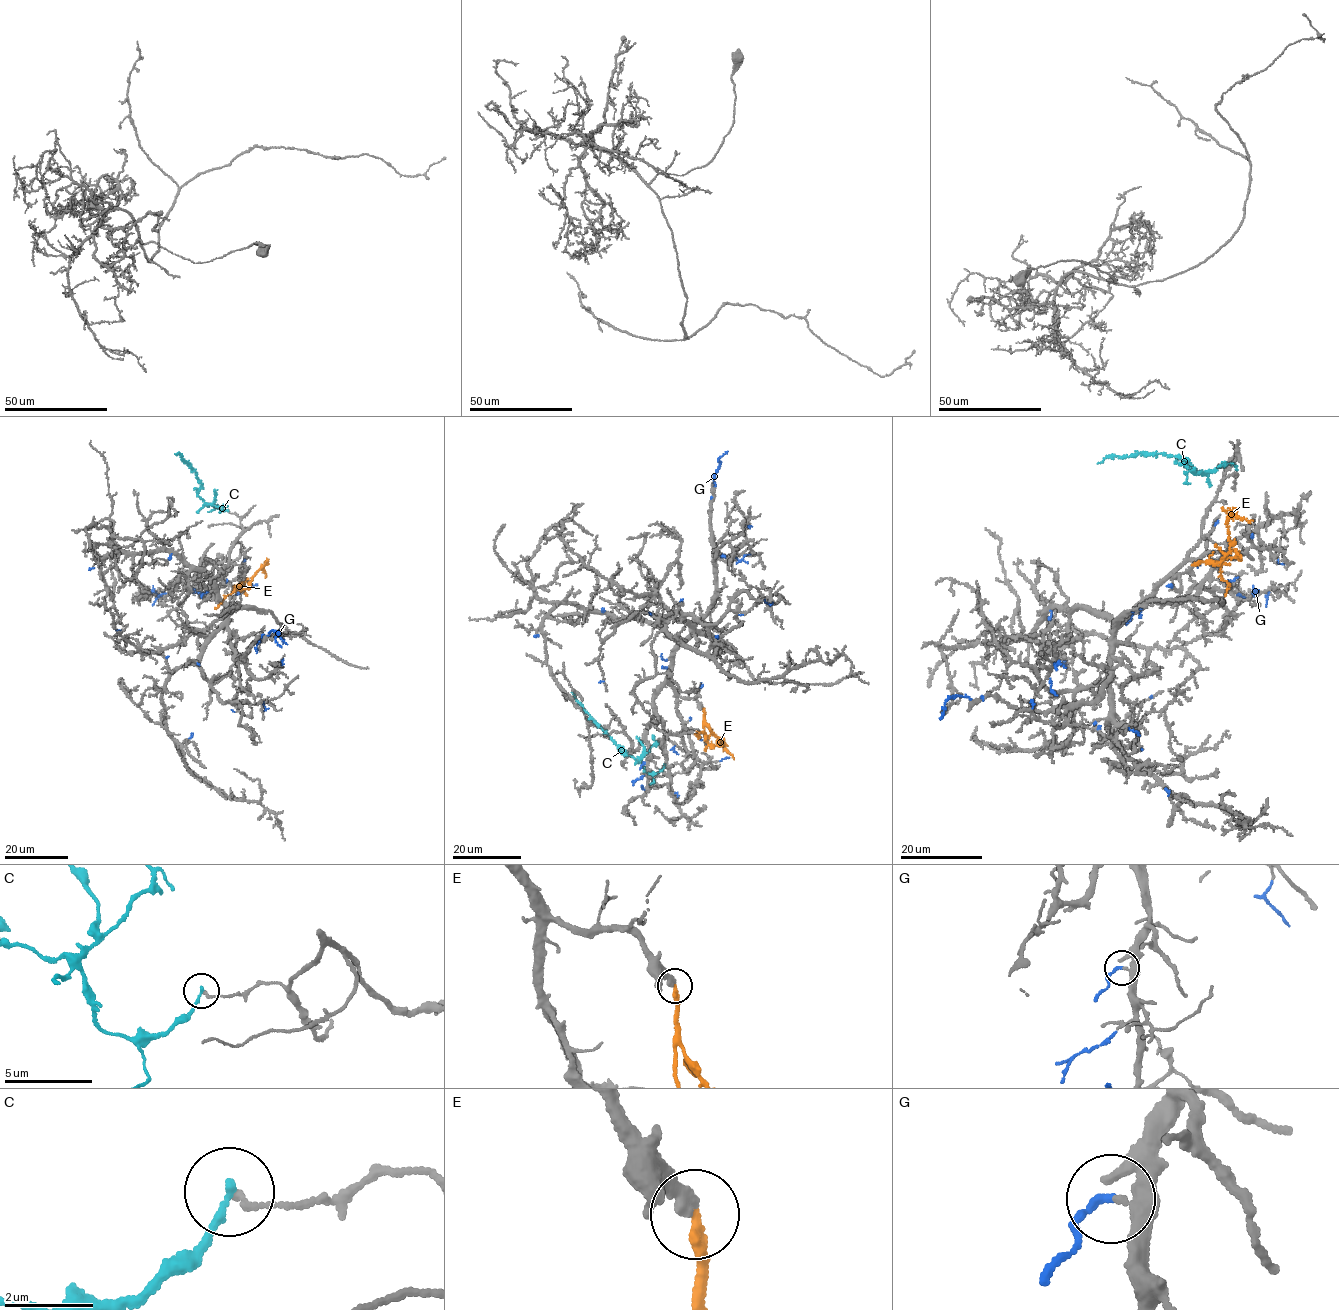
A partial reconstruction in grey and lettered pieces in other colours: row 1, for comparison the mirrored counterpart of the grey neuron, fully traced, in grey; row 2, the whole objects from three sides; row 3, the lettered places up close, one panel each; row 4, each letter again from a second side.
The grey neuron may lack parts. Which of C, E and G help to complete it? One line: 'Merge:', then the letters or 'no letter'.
Merge: E

